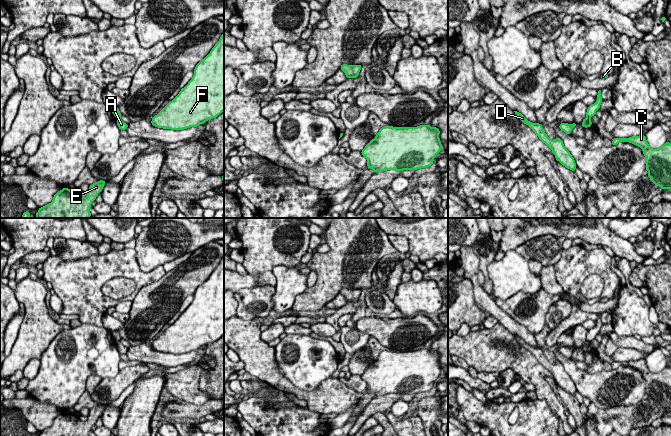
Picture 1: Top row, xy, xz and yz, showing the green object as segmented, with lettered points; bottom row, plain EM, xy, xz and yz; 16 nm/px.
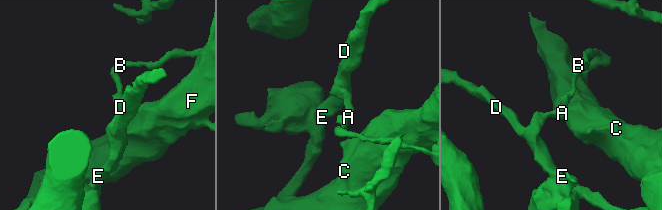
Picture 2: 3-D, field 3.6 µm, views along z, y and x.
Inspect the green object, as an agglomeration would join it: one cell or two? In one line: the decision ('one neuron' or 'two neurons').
two neurons

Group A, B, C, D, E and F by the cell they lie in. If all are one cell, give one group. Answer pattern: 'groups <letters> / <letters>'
groups A D E / B C F

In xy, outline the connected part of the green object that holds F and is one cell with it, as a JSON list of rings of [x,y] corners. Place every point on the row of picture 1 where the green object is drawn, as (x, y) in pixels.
[[[224,33],[210,53],[197,63],[194,75],[179,94],[170,101],[157,115],[151,124],[158,128],[183,130],[198,127],[206,121],[216,118],[224,111]]]

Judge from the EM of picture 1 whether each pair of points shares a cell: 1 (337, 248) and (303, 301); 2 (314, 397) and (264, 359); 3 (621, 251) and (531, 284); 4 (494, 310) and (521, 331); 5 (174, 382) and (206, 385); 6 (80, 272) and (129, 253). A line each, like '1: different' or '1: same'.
1: same
2: same
3: different
4: same
5: different
6: same

